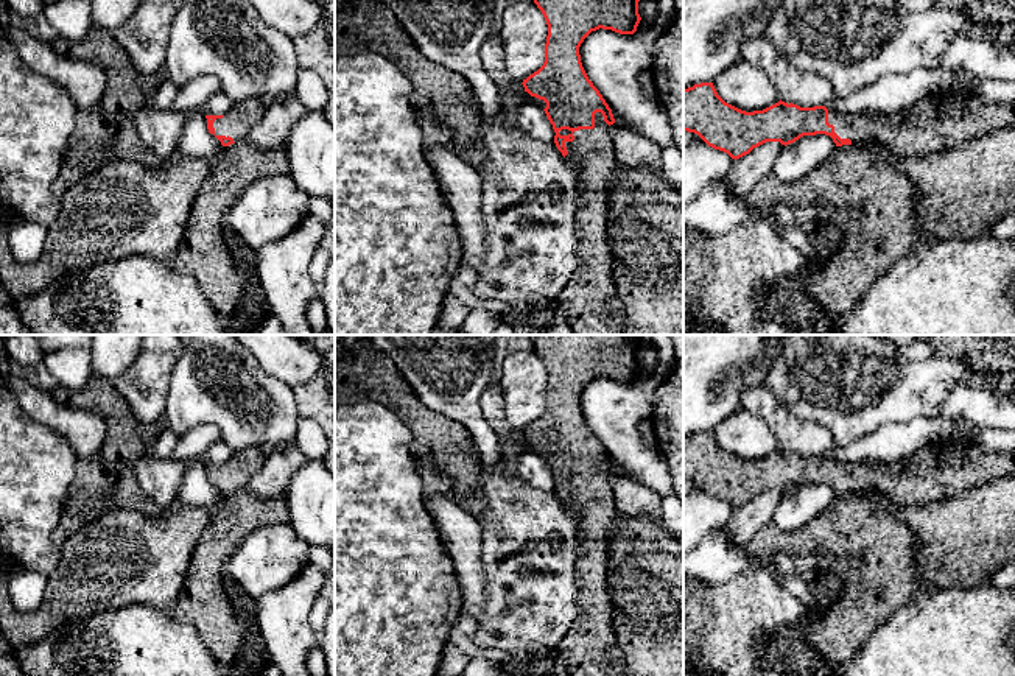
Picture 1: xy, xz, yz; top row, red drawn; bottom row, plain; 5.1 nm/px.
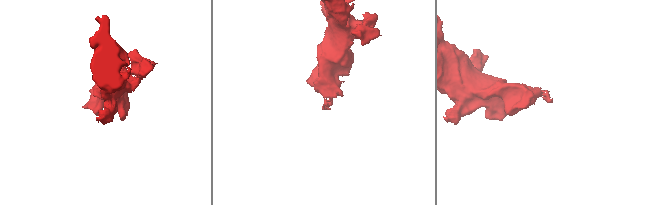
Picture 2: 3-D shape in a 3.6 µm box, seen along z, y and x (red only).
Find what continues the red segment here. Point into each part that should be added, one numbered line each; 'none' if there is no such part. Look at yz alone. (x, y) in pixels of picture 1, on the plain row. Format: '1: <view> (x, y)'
1: yz (922, 482)

